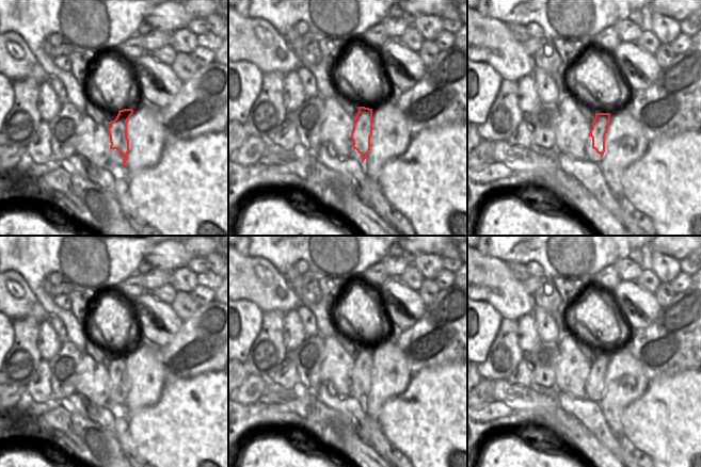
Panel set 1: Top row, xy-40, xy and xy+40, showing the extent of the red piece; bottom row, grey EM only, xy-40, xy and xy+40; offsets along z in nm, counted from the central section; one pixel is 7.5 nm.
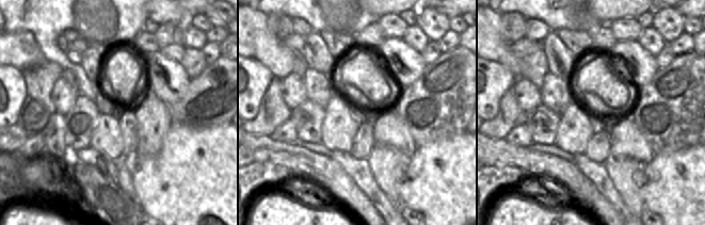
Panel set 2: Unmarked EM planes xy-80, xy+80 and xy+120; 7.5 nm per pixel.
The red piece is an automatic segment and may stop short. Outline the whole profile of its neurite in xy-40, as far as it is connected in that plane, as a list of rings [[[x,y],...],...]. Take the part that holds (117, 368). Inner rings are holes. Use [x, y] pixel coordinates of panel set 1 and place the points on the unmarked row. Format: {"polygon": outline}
{"polygon": [[[120,349],[116,357],[108,361],[110,388],[117,388],[123,393],[125,413],[129,416],[154,405],[160,398],[168,379],[163,366],[155,376],[147,375],[143,368],[146,361],[133,359],[133,349]]]}

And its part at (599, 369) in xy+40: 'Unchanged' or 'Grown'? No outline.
Grown.

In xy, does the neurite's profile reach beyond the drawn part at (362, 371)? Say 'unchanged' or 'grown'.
grown

